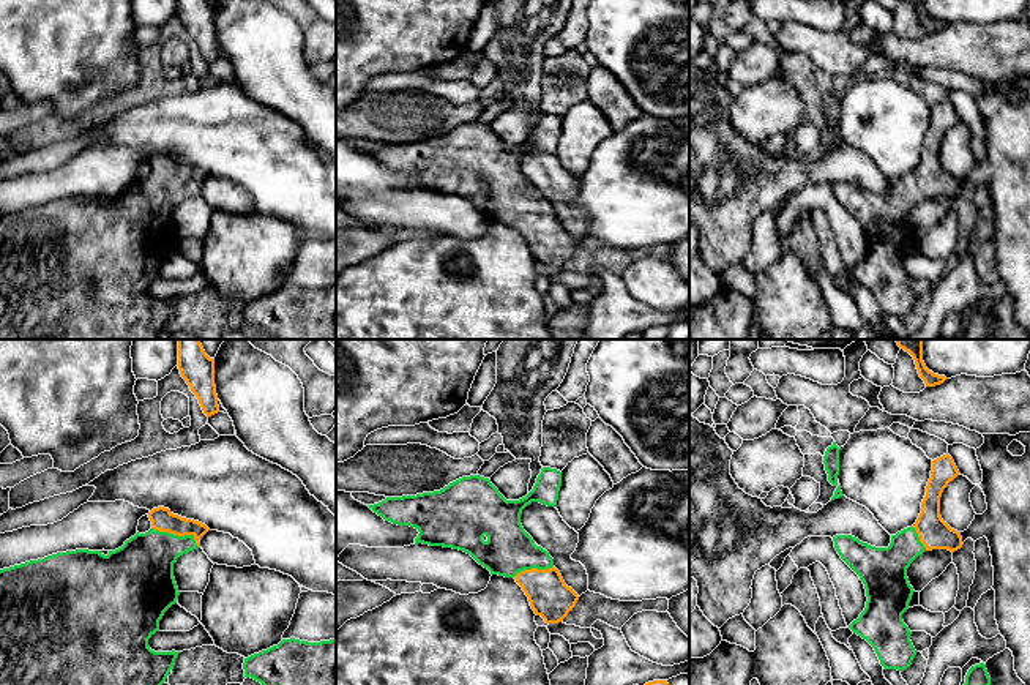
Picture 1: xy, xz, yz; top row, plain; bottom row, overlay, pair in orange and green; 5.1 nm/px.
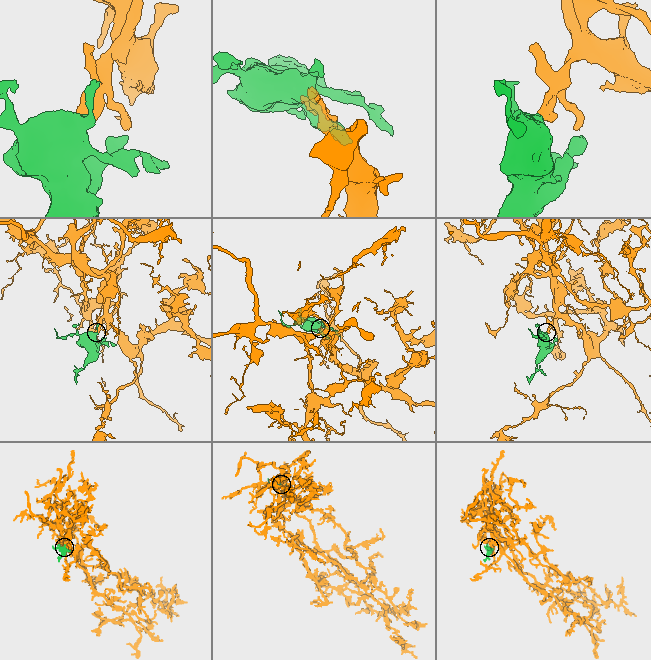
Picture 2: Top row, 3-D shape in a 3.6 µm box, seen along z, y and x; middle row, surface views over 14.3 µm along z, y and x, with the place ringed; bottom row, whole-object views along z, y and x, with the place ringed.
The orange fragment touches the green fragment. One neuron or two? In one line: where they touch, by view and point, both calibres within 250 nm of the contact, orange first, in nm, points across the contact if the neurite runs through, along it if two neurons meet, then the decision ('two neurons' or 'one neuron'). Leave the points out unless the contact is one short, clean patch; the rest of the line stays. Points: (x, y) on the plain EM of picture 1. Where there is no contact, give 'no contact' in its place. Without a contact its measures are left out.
contact xy (177, 180); calibres 120 and 320 nm; way xy (161, 164), (177, 180), (142, 215); one neuron

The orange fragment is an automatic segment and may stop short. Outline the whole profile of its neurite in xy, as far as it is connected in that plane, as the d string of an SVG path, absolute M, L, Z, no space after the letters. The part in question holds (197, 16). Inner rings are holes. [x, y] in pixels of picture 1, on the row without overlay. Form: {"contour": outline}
{"contour": "M178 0L178 16L207 63L219 58L215 6L207 0Z"}

